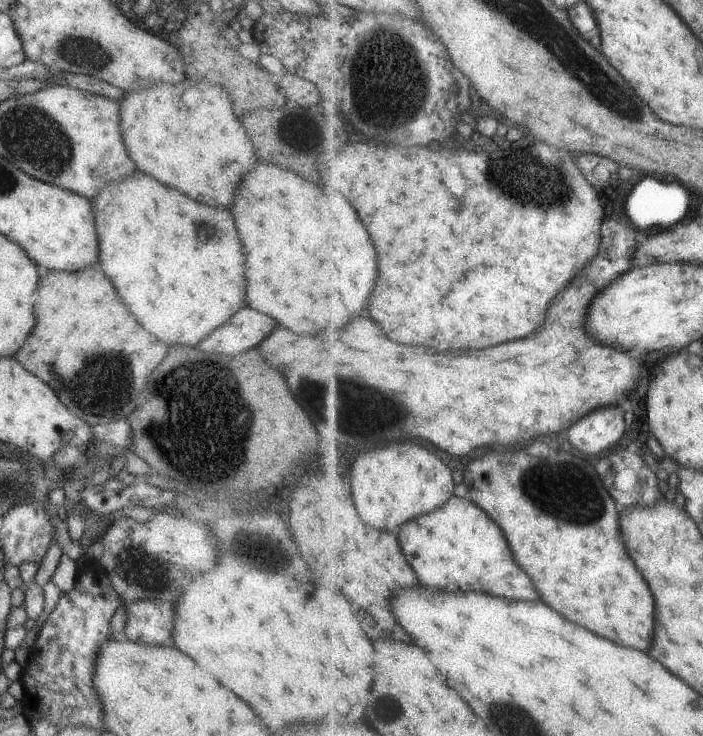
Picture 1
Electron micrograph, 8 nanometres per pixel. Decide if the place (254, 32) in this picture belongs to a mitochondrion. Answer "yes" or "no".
no

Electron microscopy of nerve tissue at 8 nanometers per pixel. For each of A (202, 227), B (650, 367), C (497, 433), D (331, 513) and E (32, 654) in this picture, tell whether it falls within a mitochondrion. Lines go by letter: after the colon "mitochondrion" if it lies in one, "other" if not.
A: other
B: other
C: other
D: other
E: other

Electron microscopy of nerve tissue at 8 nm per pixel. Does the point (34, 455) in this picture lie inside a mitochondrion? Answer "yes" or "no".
no

